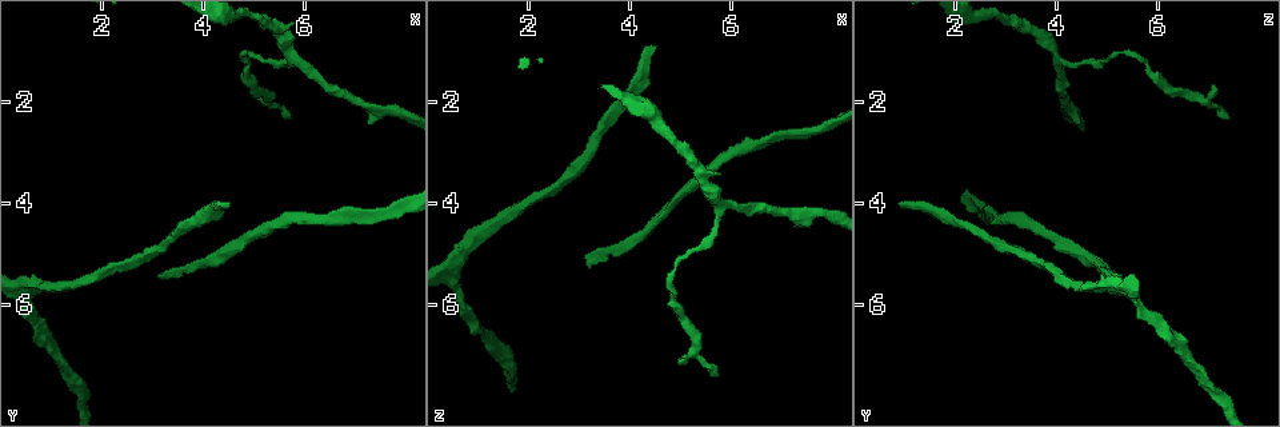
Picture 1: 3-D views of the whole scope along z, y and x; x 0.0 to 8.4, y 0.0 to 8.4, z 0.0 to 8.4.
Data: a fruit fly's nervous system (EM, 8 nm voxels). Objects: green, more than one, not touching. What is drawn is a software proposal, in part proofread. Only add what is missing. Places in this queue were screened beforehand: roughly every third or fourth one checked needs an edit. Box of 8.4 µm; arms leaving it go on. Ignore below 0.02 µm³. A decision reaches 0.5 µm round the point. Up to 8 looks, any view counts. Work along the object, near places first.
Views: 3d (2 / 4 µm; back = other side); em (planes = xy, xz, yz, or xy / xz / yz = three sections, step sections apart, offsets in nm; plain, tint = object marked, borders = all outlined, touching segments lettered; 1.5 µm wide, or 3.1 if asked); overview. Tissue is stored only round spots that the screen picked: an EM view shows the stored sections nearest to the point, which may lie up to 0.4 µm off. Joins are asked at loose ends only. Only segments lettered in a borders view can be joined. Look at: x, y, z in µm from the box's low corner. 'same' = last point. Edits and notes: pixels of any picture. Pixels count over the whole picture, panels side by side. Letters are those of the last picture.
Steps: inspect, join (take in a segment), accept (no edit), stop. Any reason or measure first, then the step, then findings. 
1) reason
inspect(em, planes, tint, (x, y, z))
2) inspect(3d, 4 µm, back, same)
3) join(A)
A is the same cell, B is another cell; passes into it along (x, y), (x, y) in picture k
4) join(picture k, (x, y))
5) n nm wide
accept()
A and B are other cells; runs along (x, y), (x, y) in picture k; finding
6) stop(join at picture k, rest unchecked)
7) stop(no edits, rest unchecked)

tapers out
inspect(3d, 2 µm, (5.70, 2.35, 7.40))

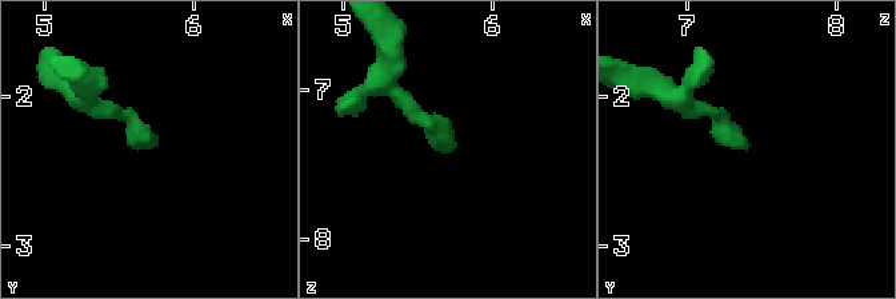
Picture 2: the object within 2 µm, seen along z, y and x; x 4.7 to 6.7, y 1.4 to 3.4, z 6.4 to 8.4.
now the EM
inspect(em, xz, step 4, borders, (5.74, 2.34, 7.42))

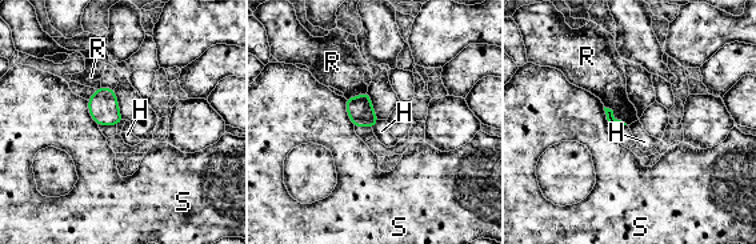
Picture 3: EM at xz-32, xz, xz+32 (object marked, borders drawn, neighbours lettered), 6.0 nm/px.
accept()
H, R and S are other cells; border along (379, 120), (372, 128) in picture 3; none of them fits

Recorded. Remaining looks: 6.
long arm stops here
inspect(3d, 2 µm, (3.15, 5.45, 5.20))

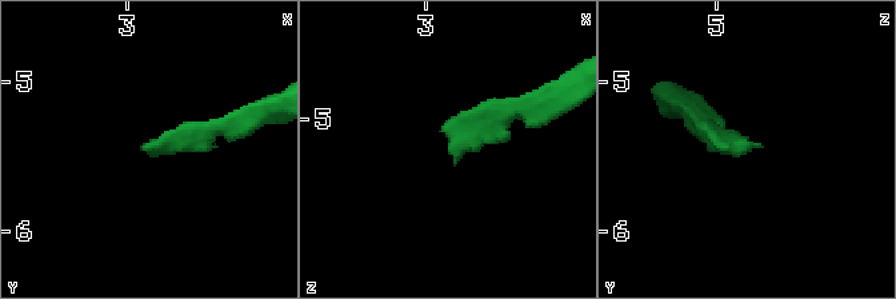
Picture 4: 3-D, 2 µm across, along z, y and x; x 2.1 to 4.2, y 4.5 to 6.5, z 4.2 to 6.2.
need the tissue
inspect(em, xy, step 8, borders, (3.20, 5.44, 5.26))

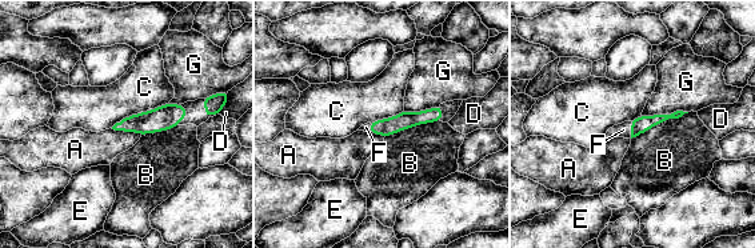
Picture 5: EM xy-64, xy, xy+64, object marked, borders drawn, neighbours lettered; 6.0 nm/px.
another direction
inspect(em, planes, borders, same)

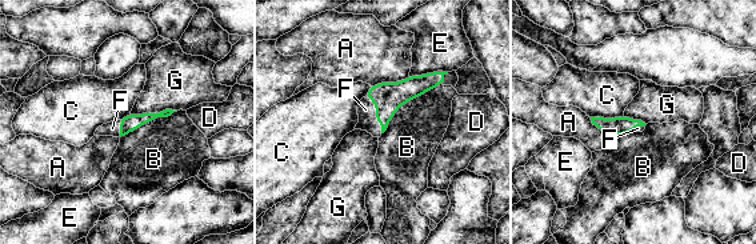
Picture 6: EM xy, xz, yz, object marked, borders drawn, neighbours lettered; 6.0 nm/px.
100 nm wide; B touches over 460 nm
join(F)
F is the same cell, A, B, C, D, E and G are other cells; it goes on there

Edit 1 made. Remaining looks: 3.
stop(join at picture 6, rest unchecked)

